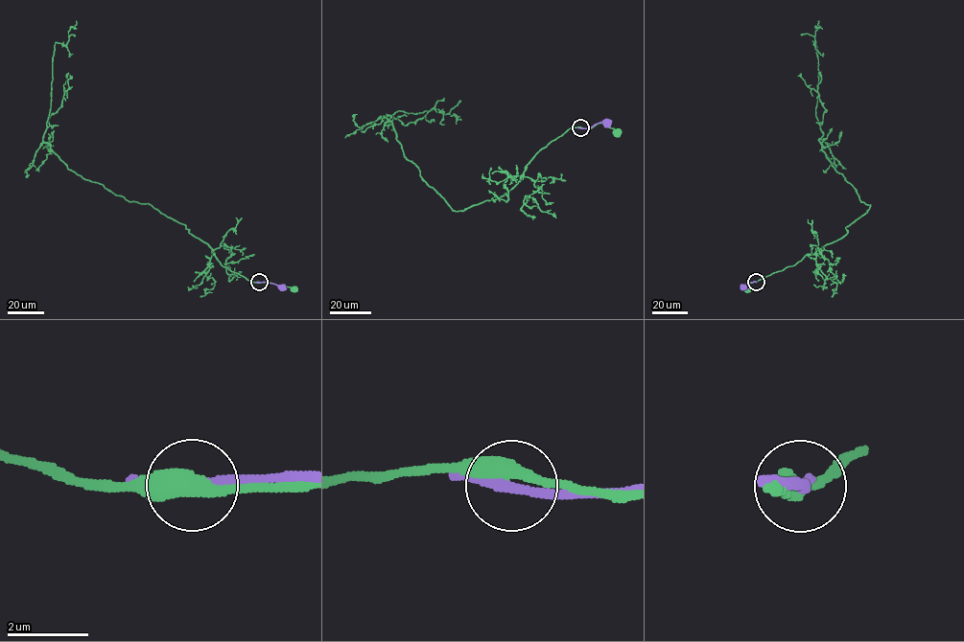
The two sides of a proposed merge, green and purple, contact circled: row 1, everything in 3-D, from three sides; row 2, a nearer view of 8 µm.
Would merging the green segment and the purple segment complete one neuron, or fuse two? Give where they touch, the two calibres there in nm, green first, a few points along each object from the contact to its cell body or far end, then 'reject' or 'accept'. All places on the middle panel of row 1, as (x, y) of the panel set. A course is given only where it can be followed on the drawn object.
at (580, 127); 420 nm thick on the green side, 260 nm on the other; green runs (580, 127), (591, 128), (601, 123), (618, 131); purple runs (580, 128), (607, 122); reject

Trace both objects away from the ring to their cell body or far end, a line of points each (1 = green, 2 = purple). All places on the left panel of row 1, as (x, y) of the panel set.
1: (258, 282), (294, 289)
2: (259, 282), (282, 287)

